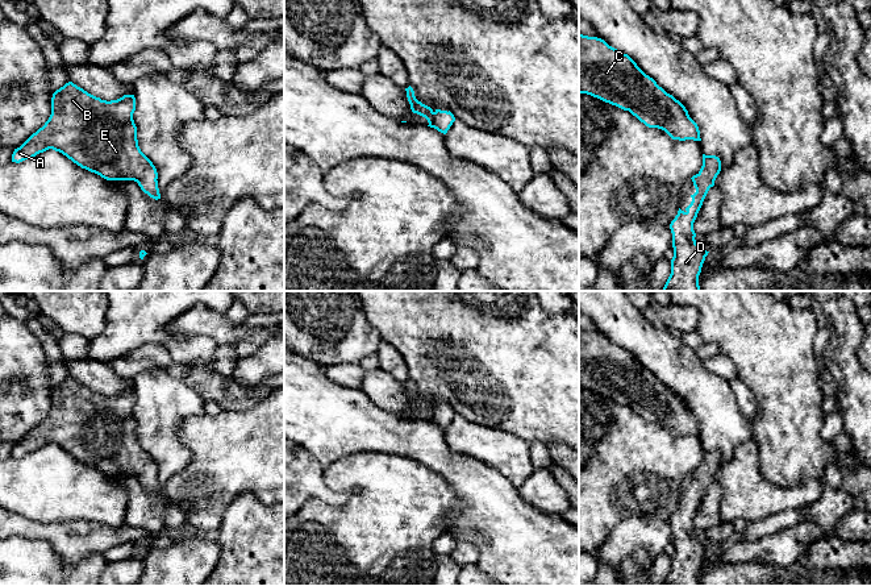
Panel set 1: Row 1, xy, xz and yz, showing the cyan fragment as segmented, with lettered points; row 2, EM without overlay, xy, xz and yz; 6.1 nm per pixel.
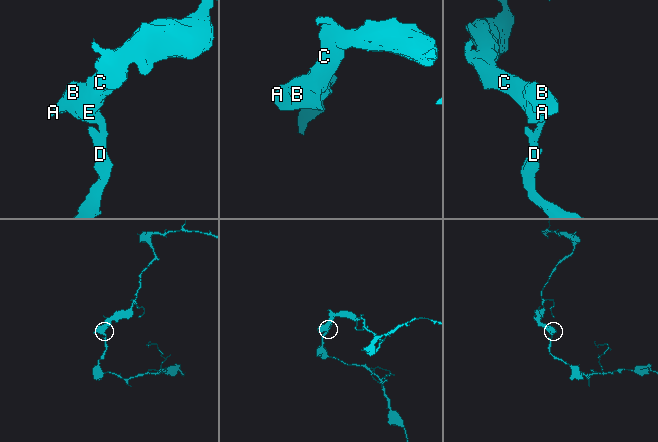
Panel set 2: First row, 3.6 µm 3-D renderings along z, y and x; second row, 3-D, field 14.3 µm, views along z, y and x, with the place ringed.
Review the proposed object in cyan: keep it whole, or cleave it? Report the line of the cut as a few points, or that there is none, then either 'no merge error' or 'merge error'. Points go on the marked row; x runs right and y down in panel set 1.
no cut | no merge error

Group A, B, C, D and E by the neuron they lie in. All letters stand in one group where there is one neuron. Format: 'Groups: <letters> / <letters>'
Groups: A B C D E

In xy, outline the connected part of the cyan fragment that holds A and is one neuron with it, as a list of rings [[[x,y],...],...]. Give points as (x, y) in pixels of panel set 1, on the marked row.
[[[68,82],[53,93],[49,120],[14,149],[12,162],[53,149],[107,180],[134,180],[158,200],[158,173],[138,146],[134,111],[134,95],[107,101]]]

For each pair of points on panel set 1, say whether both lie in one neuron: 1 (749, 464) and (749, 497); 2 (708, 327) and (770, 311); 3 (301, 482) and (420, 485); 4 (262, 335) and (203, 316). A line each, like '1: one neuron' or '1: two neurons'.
1: one neuron
2: one neuron
3: two neurons
4: one neuron

